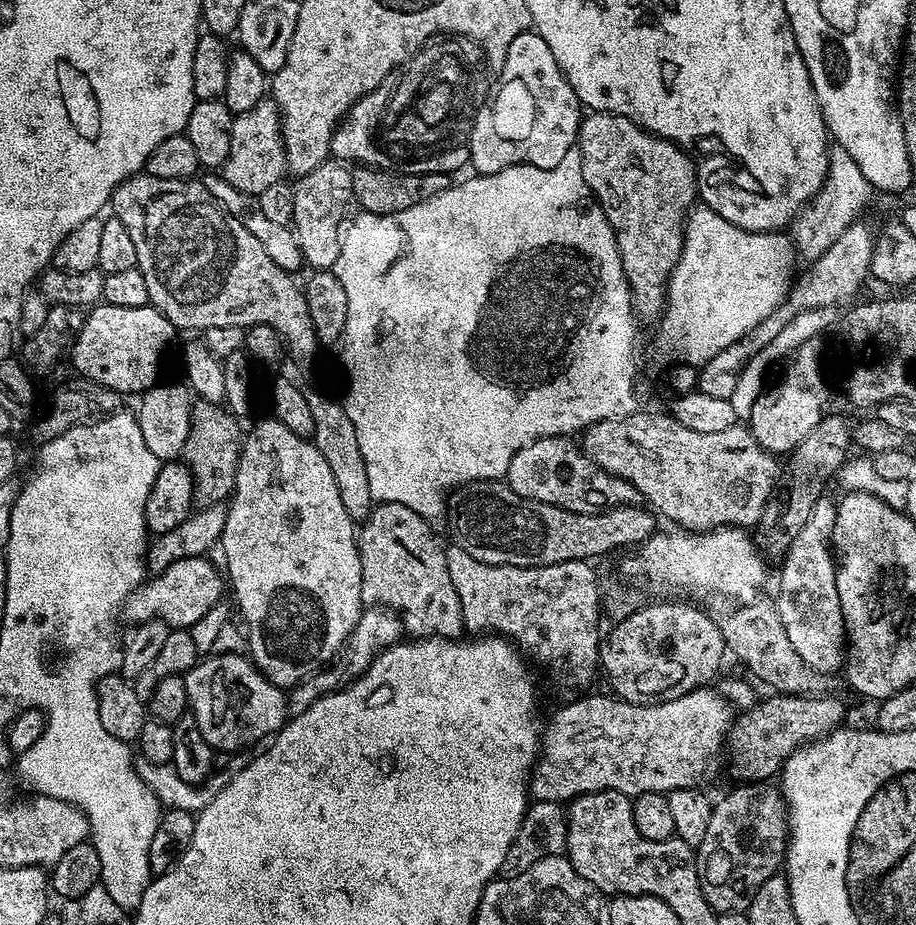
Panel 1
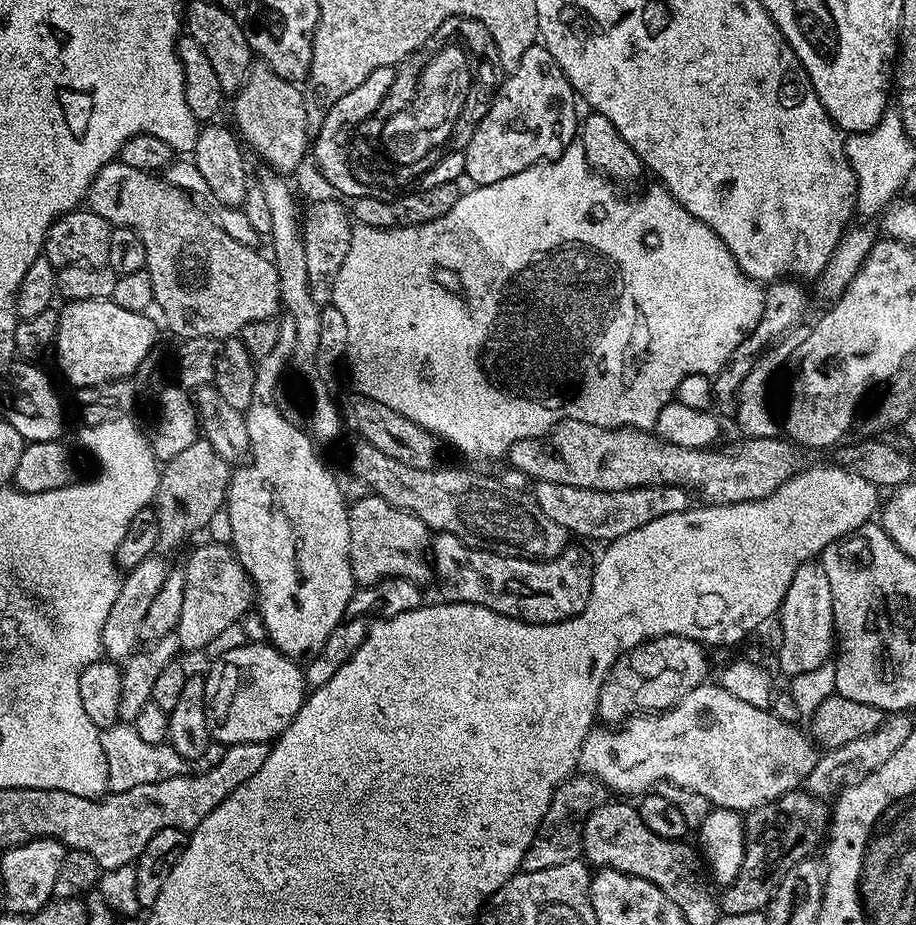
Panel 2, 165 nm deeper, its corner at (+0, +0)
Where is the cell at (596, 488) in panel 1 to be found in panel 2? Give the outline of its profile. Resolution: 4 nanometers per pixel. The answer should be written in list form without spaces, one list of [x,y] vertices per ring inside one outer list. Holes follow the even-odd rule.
[[[538,480],[535,481],[534,488],[536,505],[542,510],[542,514],[546,514],[546,518],[558,522],[558,526],[565,528],[573,537],[585,536],[588,540],[604,540],[603,542],[622,538],[630,534],[630,530],[638,530],[646,526],[646,522],[654,522],[654,518],[684,512],[690,506],[688,489],[669,484],[655,484],[621,492],[603,492]]]

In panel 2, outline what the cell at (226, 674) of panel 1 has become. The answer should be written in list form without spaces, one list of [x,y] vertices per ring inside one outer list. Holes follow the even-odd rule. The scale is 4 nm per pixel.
[[[247,642],[241,648],[224,654],[211,661],[212,669],[204,676],[204,705],[206,706],[206,726],[213,741],[225,745],[258,742],[268,744],[275,741],[290,726],[290,722],[304,705],[306,689],[304,687],[304,668],[293,657],[283,656],[277,648],[267,642],[253,644]]]

